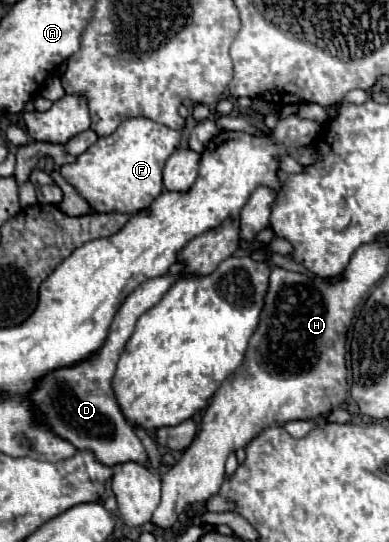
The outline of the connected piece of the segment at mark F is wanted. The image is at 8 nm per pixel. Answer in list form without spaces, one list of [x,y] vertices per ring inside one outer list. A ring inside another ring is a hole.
[[[129,118],[119,128],[99,138],[73,164],[61,166],[63,178],[89,202],[95,212],[103,214],[139,214],[163,192],[163,166],[177,150],[181,134],[149,118]]]

